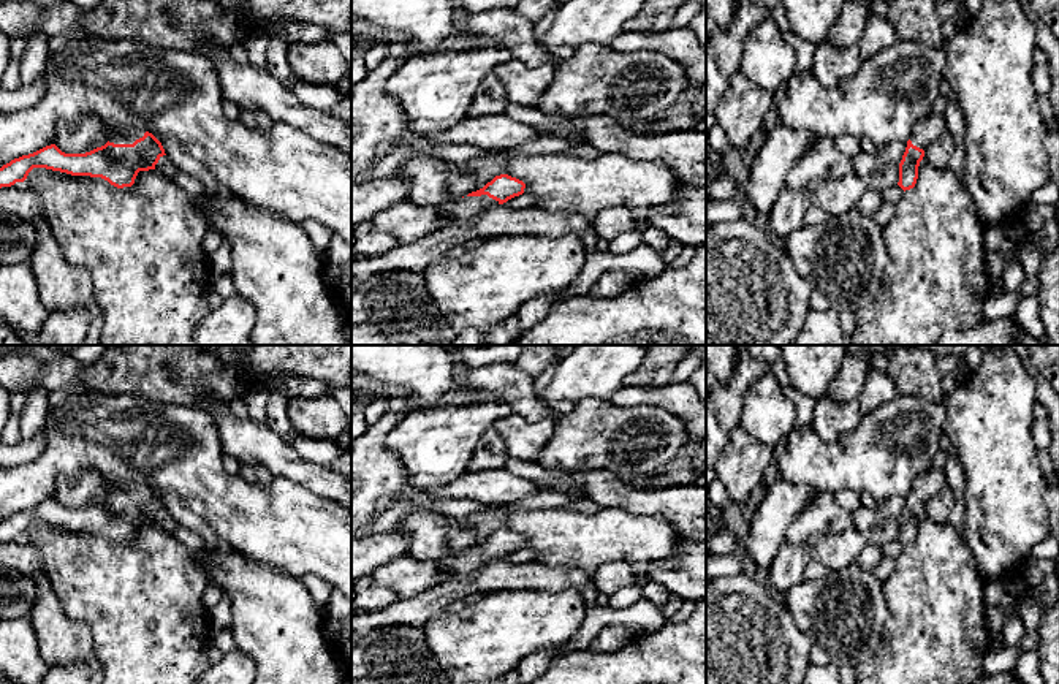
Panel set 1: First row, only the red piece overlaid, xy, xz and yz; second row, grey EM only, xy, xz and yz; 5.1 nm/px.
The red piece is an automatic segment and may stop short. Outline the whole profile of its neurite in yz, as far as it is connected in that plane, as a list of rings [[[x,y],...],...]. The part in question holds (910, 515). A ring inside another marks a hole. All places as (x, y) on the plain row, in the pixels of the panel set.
[[[931,467],[928,472],[918,475],[913,488],[907,496],[905,507],[899,518],[898,540],[905,546],[915,542],[918,534],[918,521],[924,511],[924,504],[937,492],[947,488],[943,470]]]

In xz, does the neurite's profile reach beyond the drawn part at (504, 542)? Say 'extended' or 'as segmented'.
extended

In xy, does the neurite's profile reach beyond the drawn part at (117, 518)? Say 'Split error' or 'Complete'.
Split error

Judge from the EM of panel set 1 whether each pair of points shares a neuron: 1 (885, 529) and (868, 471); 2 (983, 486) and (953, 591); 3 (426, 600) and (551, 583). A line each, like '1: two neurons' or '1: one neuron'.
1: two neurons
2: two neurons
3: one neuron

